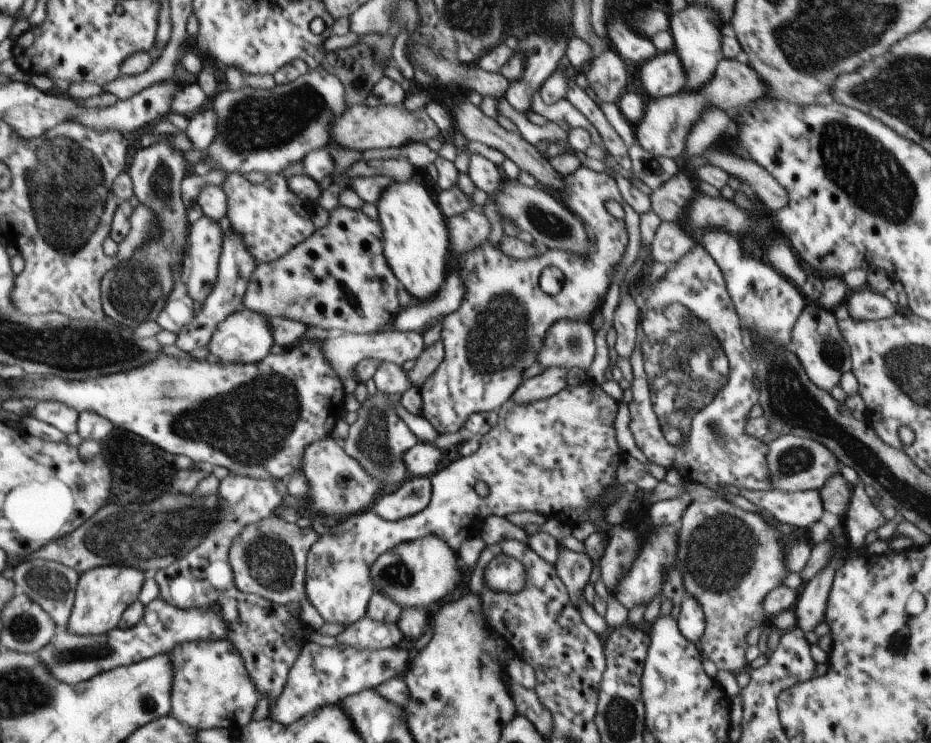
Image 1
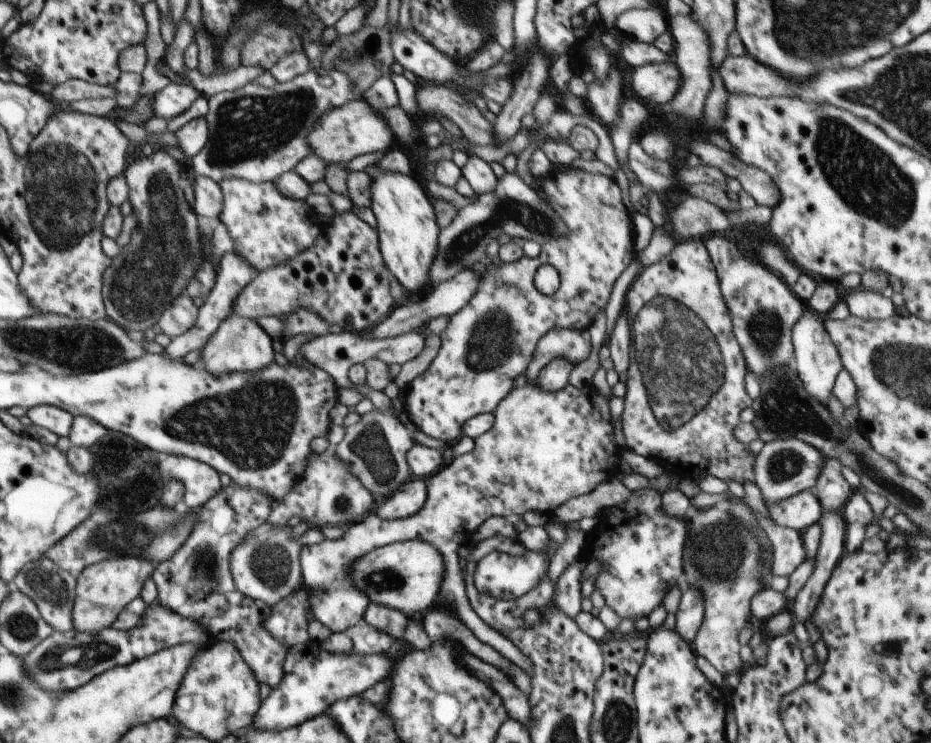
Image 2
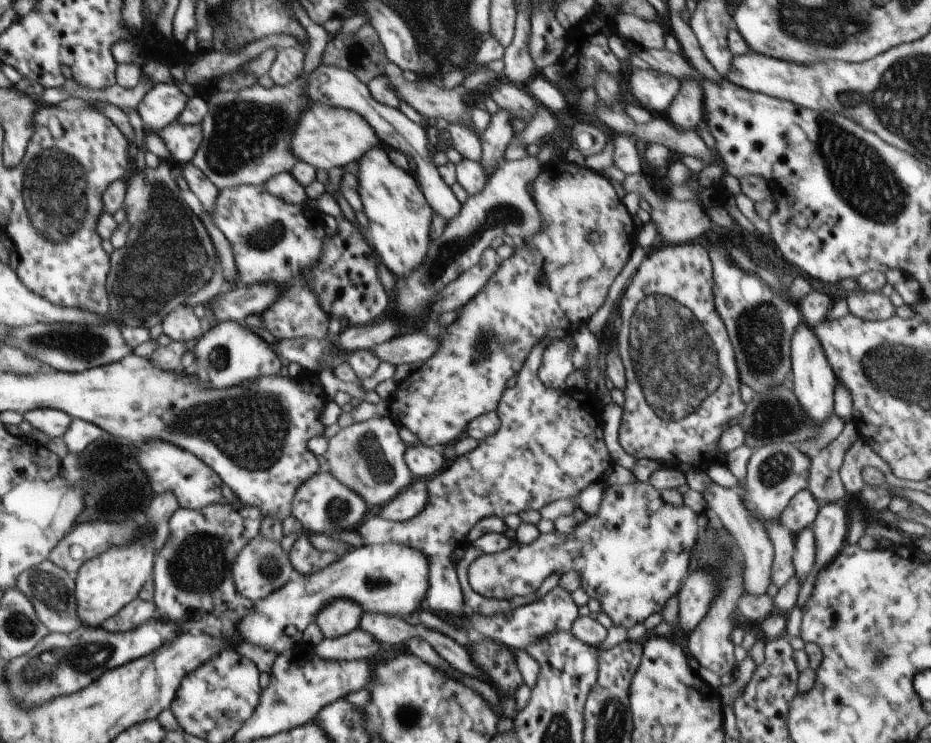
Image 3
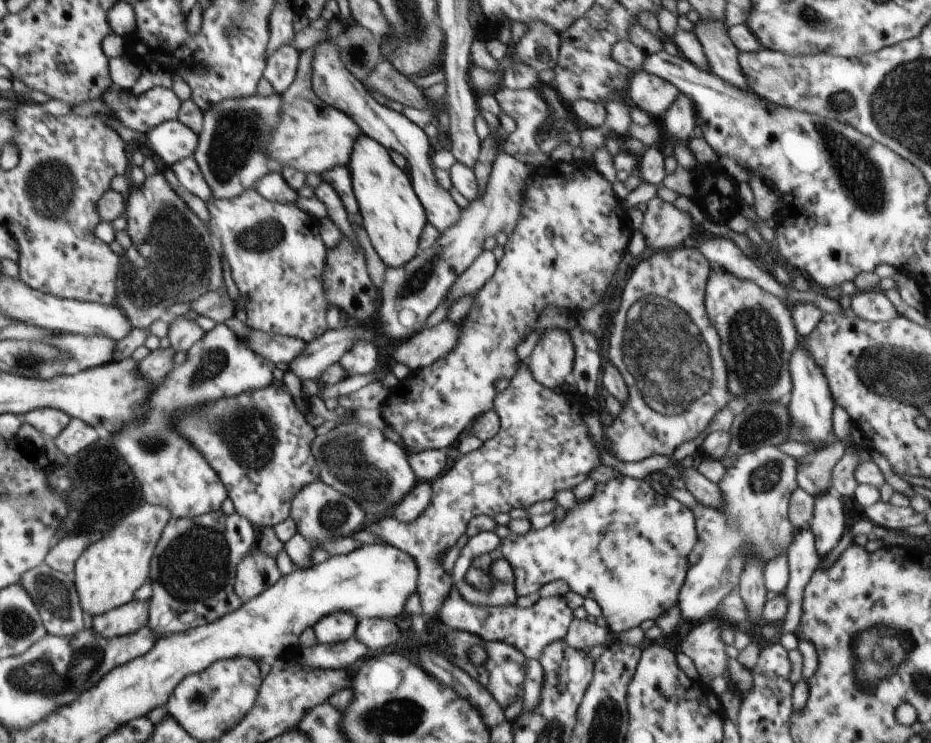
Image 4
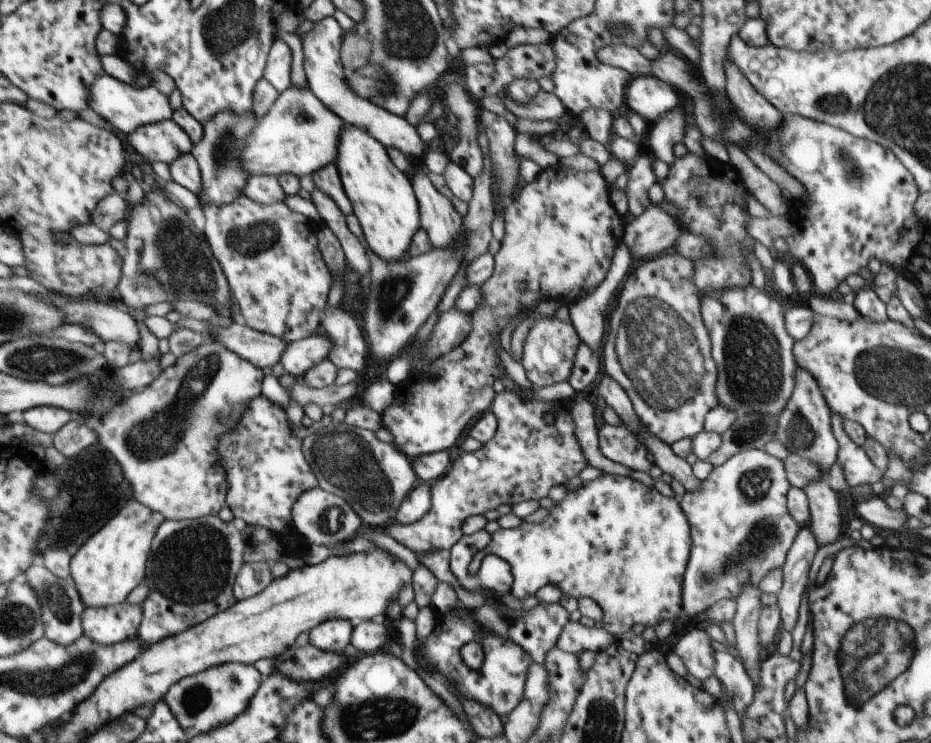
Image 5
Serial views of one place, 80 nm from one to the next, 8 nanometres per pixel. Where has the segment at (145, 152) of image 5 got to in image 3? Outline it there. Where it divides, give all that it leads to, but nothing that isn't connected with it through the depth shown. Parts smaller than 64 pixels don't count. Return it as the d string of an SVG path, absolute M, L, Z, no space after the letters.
M174 122L157 133L170 150L172 163L190 163L204 138L201 124L183 125Z

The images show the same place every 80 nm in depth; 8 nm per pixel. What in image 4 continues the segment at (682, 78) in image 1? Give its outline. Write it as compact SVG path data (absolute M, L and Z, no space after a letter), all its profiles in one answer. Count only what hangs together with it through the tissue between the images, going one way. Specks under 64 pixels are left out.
M643 69L631 76L626 92L634 104L646 111L652 120L654 116L662 116L680 94L674 84Z

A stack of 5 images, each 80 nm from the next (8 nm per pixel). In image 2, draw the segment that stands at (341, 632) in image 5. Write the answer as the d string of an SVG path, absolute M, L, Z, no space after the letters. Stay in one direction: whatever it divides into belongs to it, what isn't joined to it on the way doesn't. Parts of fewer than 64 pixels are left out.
M553 328L549 330L539 341L535 348L531 363L524 374L527 375L527 383L522 389L513 388L506 398L503 398L495 408L493 415L495 421L493 427L486 431L484 436L476 440L472 452L455 456L454 460L440 472L434 473L425 479L427 486L427 499L425 505L408 519L393 521L382 520L374 509L368 512L364 520L350 523L343 528L343 536L337 540L324 539L318 544L308 545L301 550L301 571L305 592L309 593L309 608L316 620L327 626L332 633L337 633L364 620L365 610L371 601L369 596L355 585L352 578L351 567L358 559L369 552L412 539L420 539L431 542L442 554L445 560L444 582L442 582L442 598L452 604L456 610L456 616L480 638L482 642L490 644L504 657L508 658L523 668L531 676L533 664L531 660L512 644L503 634L492 630L484 620L470 608L464 580L462 580L462 559L458 556L460 546L464 542L472 541L477 528L490 517L504 517L513 519L521 517L524 513L536 511L552 514L570 499L590 494L600 483L607 481L622 464L621 448L614 439L614 427L610 421L609 399L602 396L598 389L591 385L586 388L576 388L566 385L566 388L558 392L549 393L535 386L535 380L540 371L556 358L571 360L586 360L592 350L591 336L580 329Z

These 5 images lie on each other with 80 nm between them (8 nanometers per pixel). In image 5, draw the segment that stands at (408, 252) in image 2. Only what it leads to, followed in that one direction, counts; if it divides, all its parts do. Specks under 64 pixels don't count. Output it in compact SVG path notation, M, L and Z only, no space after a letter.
M346 123L339 135L339 150L337 162L343 187L353 206L353 214L360 221L364 238L368 242L369 252L376 254L383 261L395 263L407 256L412 237L421 227L420 211L410 176L403 173L387 156L387 148L370 135L366 130L356 125Z

